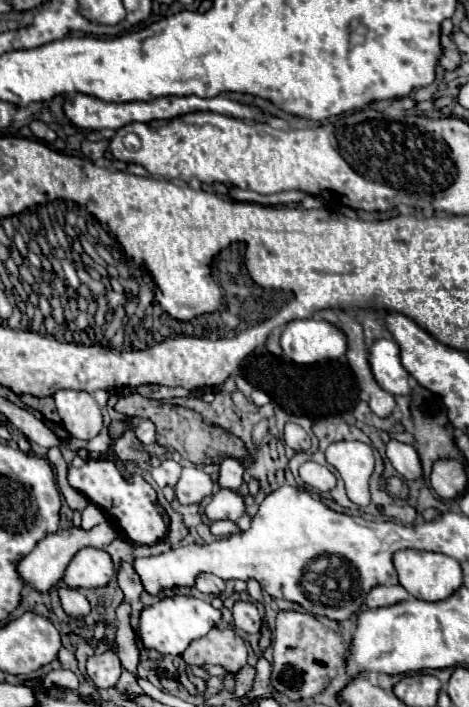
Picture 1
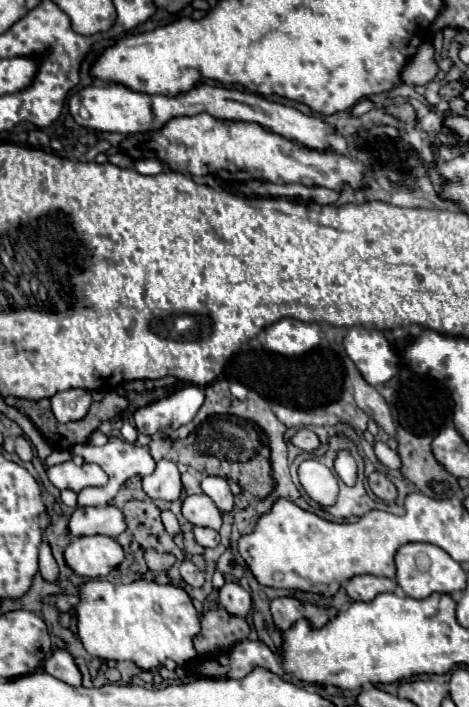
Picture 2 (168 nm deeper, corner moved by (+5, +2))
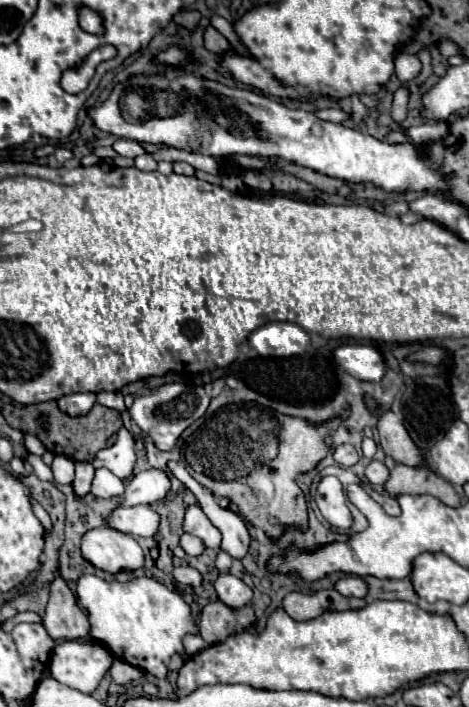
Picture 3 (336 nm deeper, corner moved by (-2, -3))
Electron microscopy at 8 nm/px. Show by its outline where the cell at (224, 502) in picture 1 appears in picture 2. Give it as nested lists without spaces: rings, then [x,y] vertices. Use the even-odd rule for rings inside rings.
[[[186,496],[182,502],[182,516],[194,524],[194,526],[204,526],[212,530],[220,530],[222,526],[222,516],[216,512],[216,506],[208,496]]]

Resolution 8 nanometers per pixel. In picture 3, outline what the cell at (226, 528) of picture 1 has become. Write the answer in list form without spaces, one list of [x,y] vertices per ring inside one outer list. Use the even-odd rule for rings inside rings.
[[[183,533],[179,545],[185,549],[187,555],[201,555],[201,553],[205,551],[203,541],[199,541],[199,537],[195,537],[195,535],[191,535],[191,533]]]

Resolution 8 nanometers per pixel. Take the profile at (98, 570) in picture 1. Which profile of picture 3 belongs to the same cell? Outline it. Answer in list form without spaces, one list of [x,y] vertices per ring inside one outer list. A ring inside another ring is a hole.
[[[111,527],[91,529],[83,535],[81,541],[83,557],[105,573],[135,571],[143,567],[143,549],[139,543],[121,531]]]

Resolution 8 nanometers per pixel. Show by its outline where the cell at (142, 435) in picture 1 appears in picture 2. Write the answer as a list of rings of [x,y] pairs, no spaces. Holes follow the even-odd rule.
[[[186,386],[168,398],[162,398],[154,404],[138,408],[134,412],[136,428],[138,432],[144,432],[148,436],[168,426],[180,428],[196,416],[202,402],[204,402],[204,392],[198,386]]]

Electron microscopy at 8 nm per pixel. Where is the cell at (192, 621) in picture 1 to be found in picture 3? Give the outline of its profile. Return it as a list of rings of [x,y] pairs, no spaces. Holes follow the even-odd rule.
[[[83,575],[77,581],[77,599],[89,613],[89,637],[105,645],[117,659],[127,661],[157,679],[167,677],[167,665],[175,653],[189,659],[183,647],[183,637],[189,633],[197,635],[199,631],[191,617],[191,607],[179,593],[169,591],[159,581],[139,577],[129,583],[119,583],[95,575]]]

